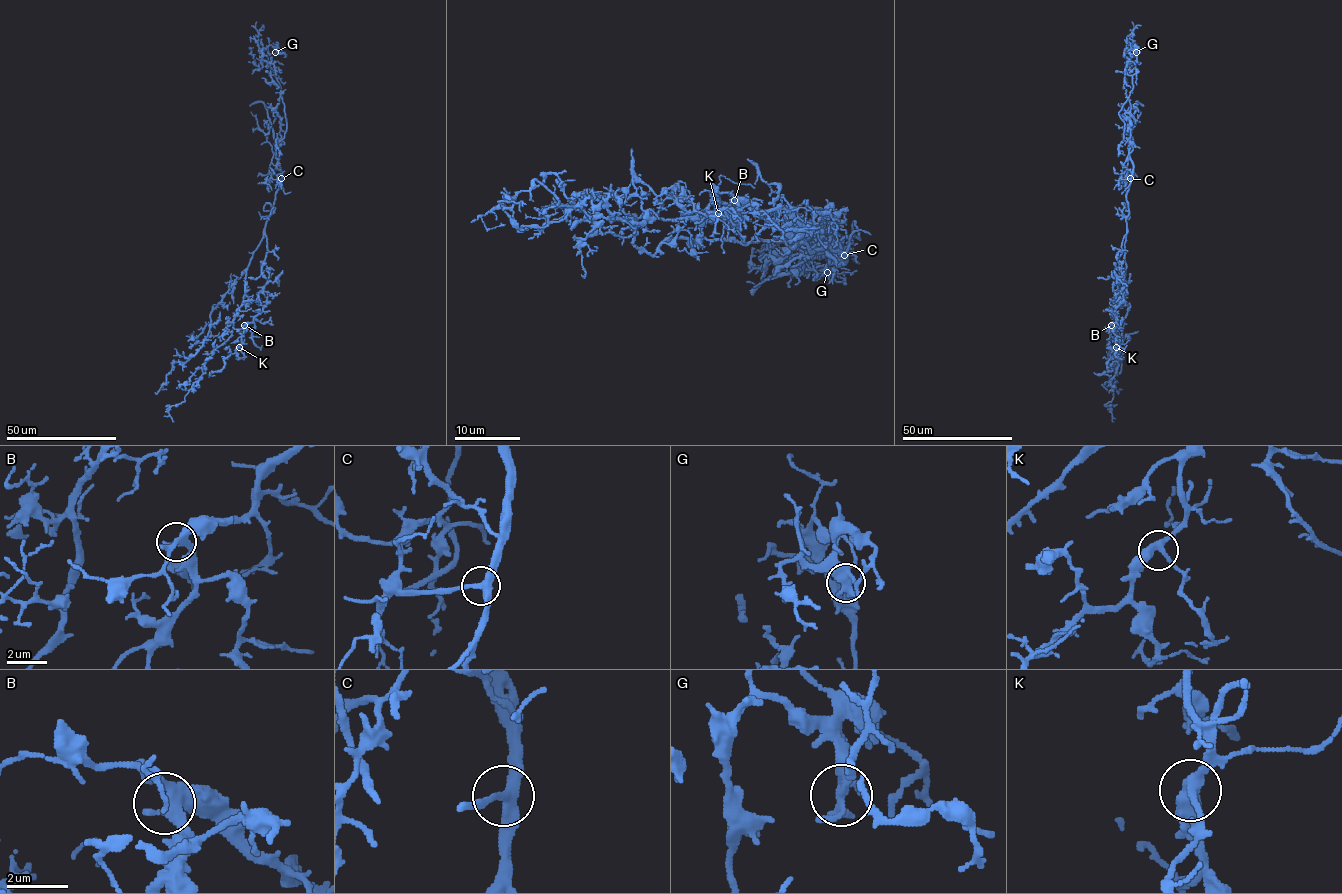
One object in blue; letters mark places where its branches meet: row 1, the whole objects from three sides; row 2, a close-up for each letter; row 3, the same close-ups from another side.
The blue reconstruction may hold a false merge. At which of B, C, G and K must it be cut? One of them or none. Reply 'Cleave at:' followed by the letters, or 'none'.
Cleave at: none

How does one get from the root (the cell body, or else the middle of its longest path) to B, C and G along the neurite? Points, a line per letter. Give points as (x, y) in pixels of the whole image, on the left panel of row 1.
B: (266, 225), (264, 263), (269, 275), (263, 289), (269, 293), (267, 304), (251, 322), (244, 325)
C: (266, 225), (281, 178)
G: (266, 225), (282, 181), (275, 144), (287, 128), (280, 86), (268, 65), (268, 46), (271, 44), (275, 52)

